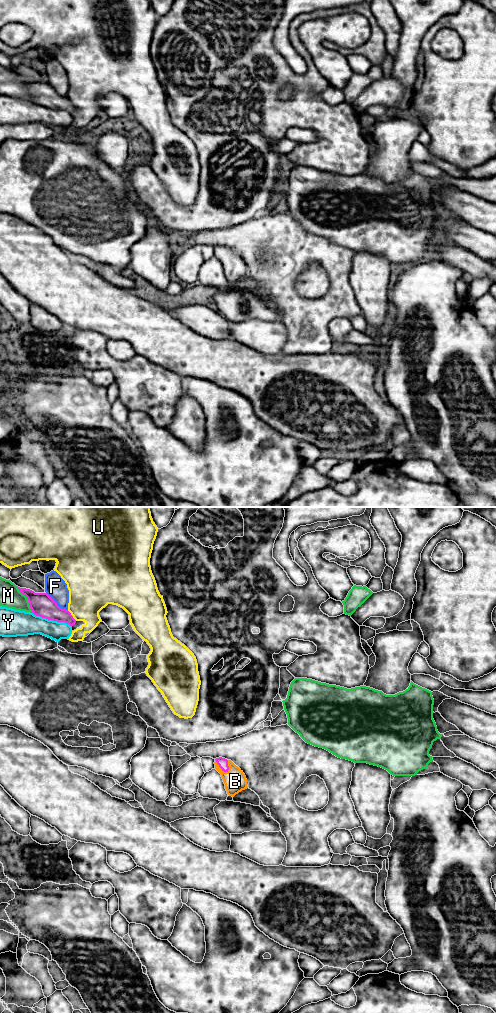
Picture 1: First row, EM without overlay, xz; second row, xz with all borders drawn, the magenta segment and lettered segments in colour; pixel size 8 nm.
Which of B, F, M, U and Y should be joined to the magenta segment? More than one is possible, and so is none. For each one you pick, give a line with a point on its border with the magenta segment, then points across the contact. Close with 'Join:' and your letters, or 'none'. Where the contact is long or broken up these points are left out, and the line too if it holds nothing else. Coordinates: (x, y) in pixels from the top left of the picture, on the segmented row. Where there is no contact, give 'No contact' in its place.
B: Touches magenta at xz (220, 767). Path across: xz (222, 762), (220, 767), (235, 781)
Join: B

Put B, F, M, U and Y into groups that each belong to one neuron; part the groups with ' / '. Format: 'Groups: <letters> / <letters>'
Groups: B / F / M / U / Y

